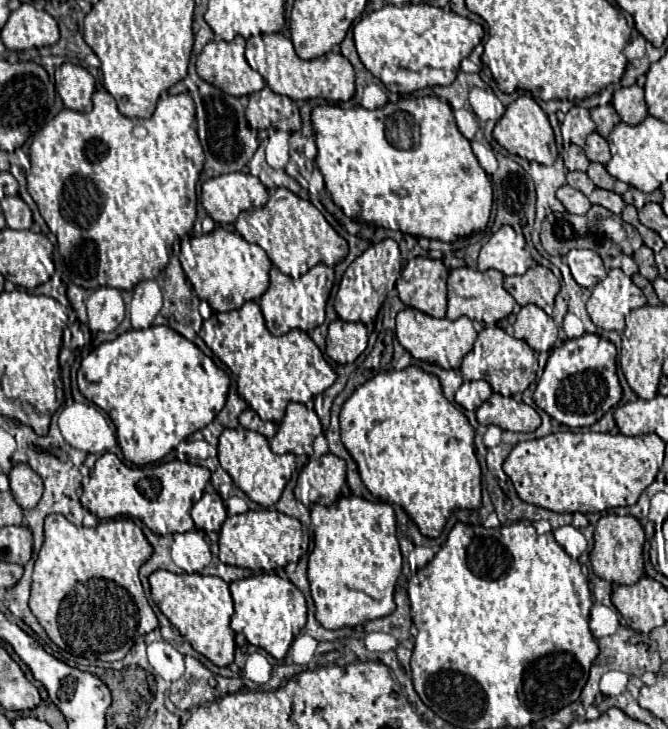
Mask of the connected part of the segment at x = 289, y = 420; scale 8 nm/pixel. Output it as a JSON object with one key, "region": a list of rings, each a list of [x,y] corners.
{"region":[[[288,404],[286,416],[278,428],[278,434],[270,440],[270,448],[274,454],[296,454],[296,456],[312,456],[312,442],[322,434],[320,420],[314,410],[304,404]]]}

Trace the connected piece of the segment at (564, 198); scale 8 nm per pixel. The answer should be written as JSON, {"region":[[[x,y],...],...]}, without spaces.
{"region":[[[564,184],[562,188],[558,188],[556,196],[558,196],[558,200],[564,204],[564,208],[566,208],[570,214],[584,216],[584,214],[590,210],[590,206],[592,206],[582,192],[578,192],[576,188],[572,188],[572,186],[568,186],[568,184]]]}

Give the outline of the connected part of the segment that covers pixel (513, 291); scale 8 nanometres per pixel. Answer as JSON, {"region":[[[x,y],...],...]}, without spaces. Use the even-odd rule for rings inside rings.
{"region":[[[532,266],[524,276],[504,278],[504,288],[520,304],[534,304],[538,308],[552,306],[560,290],[558,278],[544,266]]]}

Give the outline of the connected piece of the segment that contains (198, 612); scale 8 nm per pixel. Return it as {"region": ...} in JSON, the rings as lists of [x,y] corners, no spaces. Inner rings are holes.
{"region":[[[156,570],[150,576],[152,600],[160,612],[178,628],[182,638],[192,644],[196,652],[206,656],[216,666],[228,666],[234,660],[234,632],[230,628],[232,596],[228,584],[218,576],[202,574],[172,574]]]}

